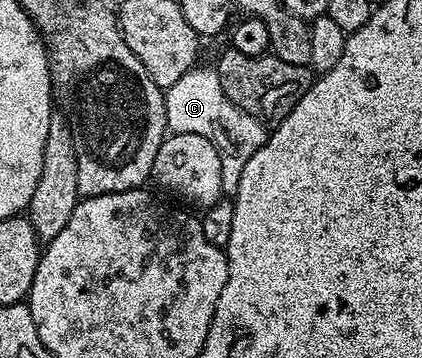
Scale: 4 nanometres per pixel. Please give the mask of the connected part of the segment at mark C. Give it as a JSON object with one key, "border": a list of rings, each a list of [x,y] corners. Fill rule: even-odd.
{"border":[[[194,65],[164,91],[165,124],[169,134],[194,134],[211,140],[215,152],[219,152],[219,164],[223,168],[223,191],[233,192],[239,184],[239,176],[243,176],[243,168],[247,168],[247,160],[265,145],[267,126],[261,119],[252,118],[231,104],[227,92],[223,92],[223,84],[219,84],[216,69],[212,65],[201,65]]]}

